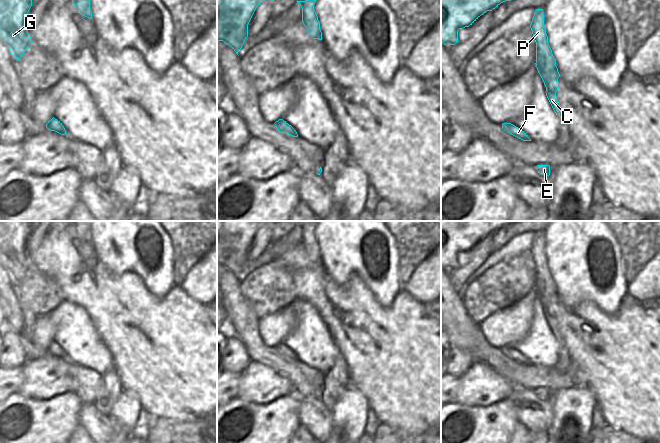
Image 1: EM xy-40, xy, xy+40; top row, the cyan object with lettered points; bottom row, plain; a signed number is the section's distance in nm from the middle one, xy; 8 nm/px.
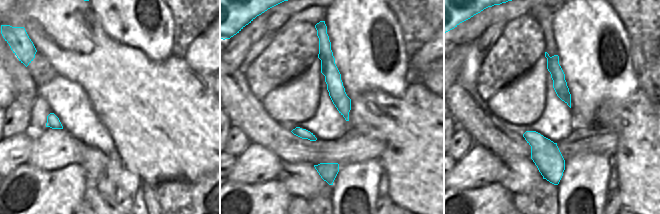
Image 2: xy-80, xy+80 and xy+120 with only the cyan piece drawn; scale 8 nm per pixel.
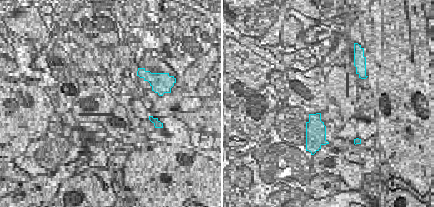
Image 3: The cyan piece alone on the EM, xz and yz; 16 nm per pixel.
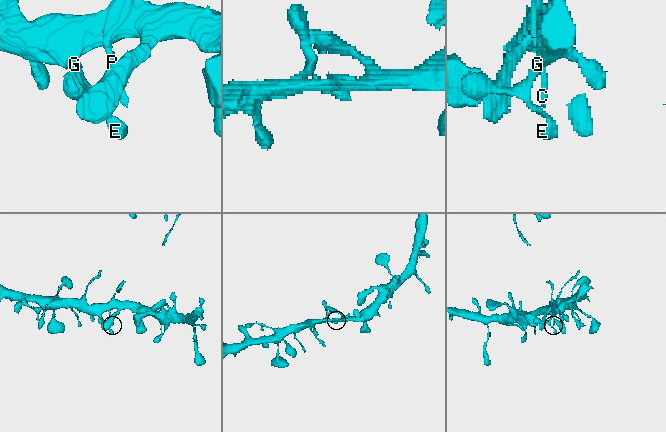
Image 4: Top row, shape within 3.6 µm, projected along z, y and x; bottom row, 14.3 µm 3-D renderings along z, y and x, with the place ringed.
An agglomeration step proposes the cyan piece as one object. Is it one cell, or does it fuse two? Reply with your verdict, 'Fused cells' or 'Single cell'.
Single cell.

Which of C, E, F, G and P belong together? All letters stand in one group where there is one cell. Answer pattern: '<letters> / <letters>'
C E F G P

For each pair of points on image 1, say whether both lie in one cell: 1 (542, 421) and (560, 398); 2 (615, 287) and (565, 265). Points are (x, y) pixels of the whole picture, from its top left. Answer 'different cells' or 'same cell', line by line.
1: different cells
2: same cell

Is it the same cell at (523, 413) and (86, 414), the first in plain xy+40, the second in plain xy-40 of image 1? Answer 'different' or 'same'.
same

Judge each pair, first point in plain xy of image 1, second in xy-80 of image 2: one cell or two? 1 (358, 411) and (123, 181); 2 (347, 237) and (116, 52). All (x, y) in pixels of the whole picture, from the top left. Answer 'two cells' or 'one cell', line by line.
1: one cell
2: two cells

